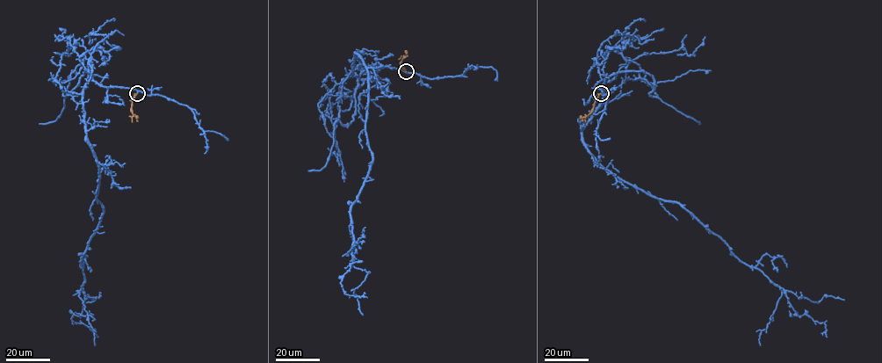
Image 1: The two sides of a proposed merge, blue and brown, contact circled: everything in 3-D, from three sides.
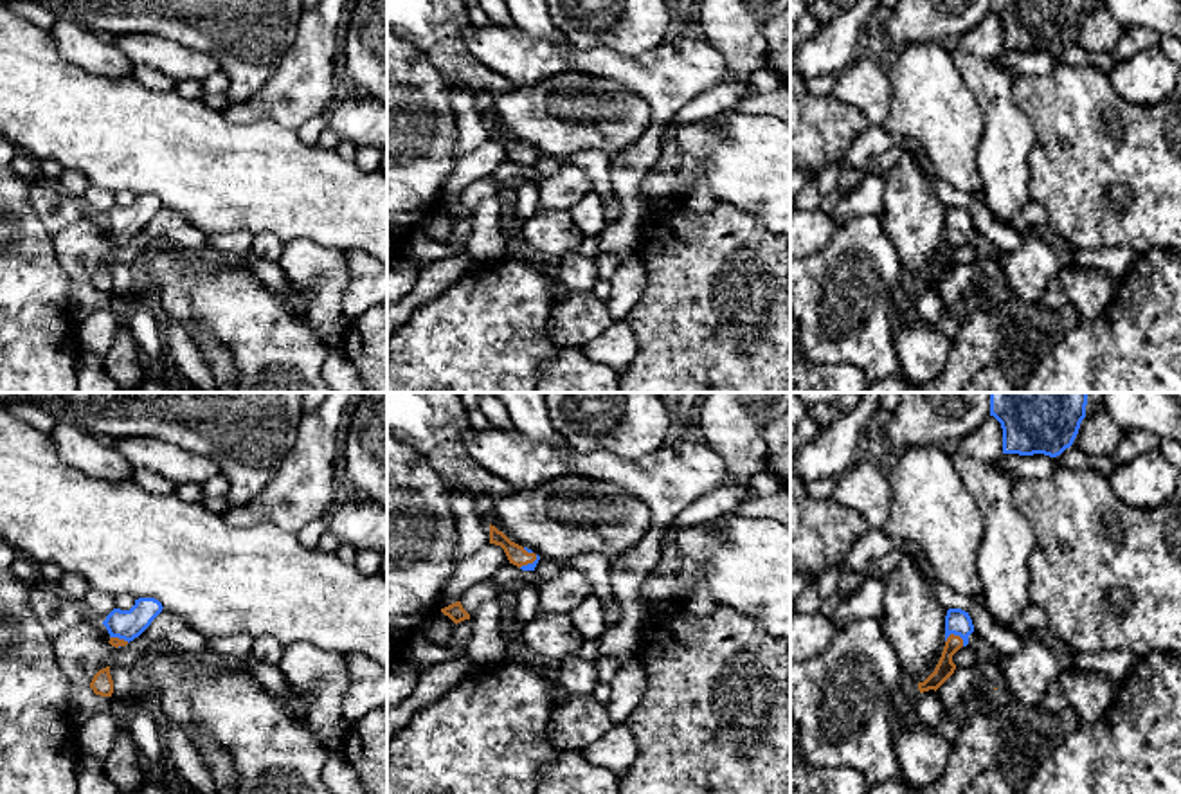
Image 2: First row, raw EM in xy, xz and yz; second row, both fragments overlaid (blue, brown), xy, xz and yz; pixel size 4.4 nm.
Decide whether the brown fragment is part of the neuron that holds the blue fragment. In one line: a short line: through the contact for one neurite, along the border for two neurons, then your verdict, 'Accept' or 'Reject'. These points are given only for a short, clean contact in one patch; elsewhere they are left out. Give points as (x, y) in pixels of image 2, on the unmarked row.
Line: yz (958, 218), (956, 231), (947, 249), (946, 263). Accept

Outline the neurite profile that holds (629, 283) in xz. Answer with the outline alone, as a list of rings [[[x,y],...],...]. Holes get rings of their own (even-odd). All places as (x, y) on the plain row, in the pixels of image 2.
[[[637,254],[621,263],[610,286],[612,295],[605,302],[609,315],[614,322],[625,320],[646,288],[646,270]]]

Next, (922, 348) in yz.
[[[916,315],[904,324],[893,326],[893,346],[904,374],[913,383],[929,383],[945,369],[952,331],[943,324],[933,326]]]

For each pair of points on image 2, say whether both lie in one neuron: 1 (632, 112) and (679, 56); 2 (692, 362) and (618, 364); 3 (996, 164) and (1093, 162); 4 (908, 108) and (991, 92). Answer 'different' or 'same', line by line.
1: different
2: different
3: different
4: different

